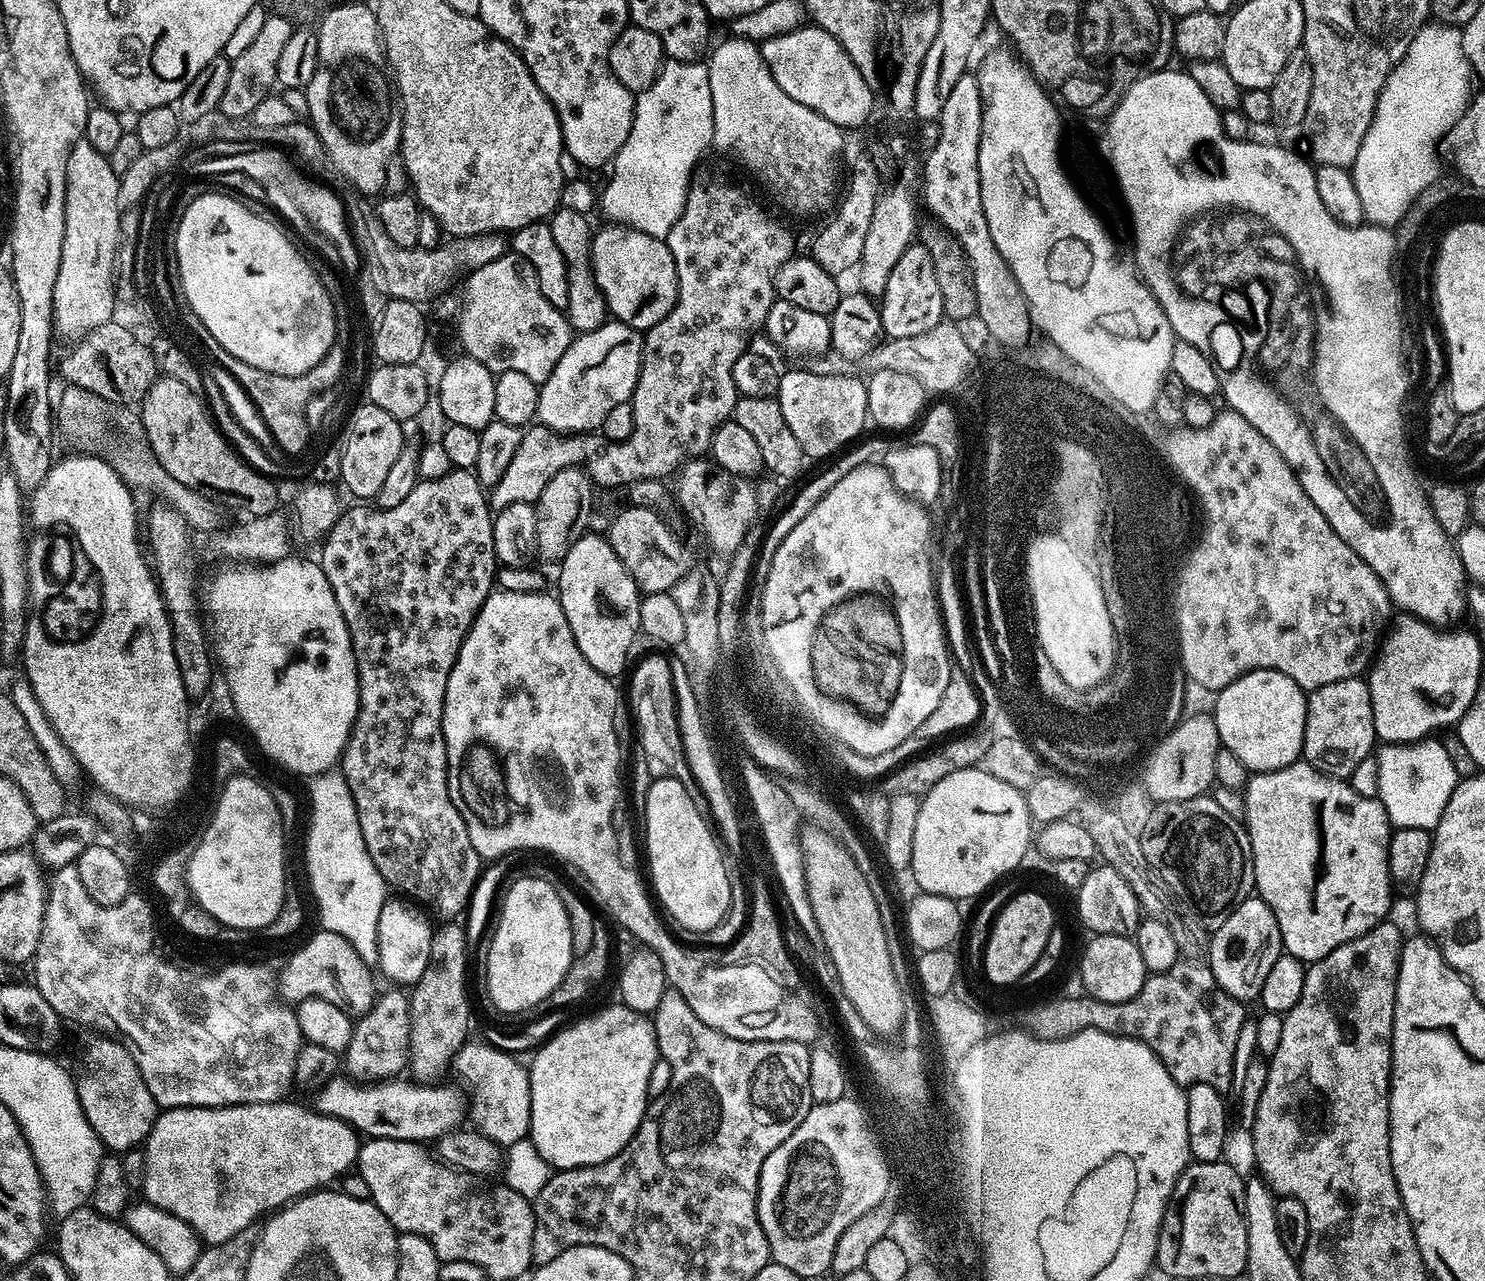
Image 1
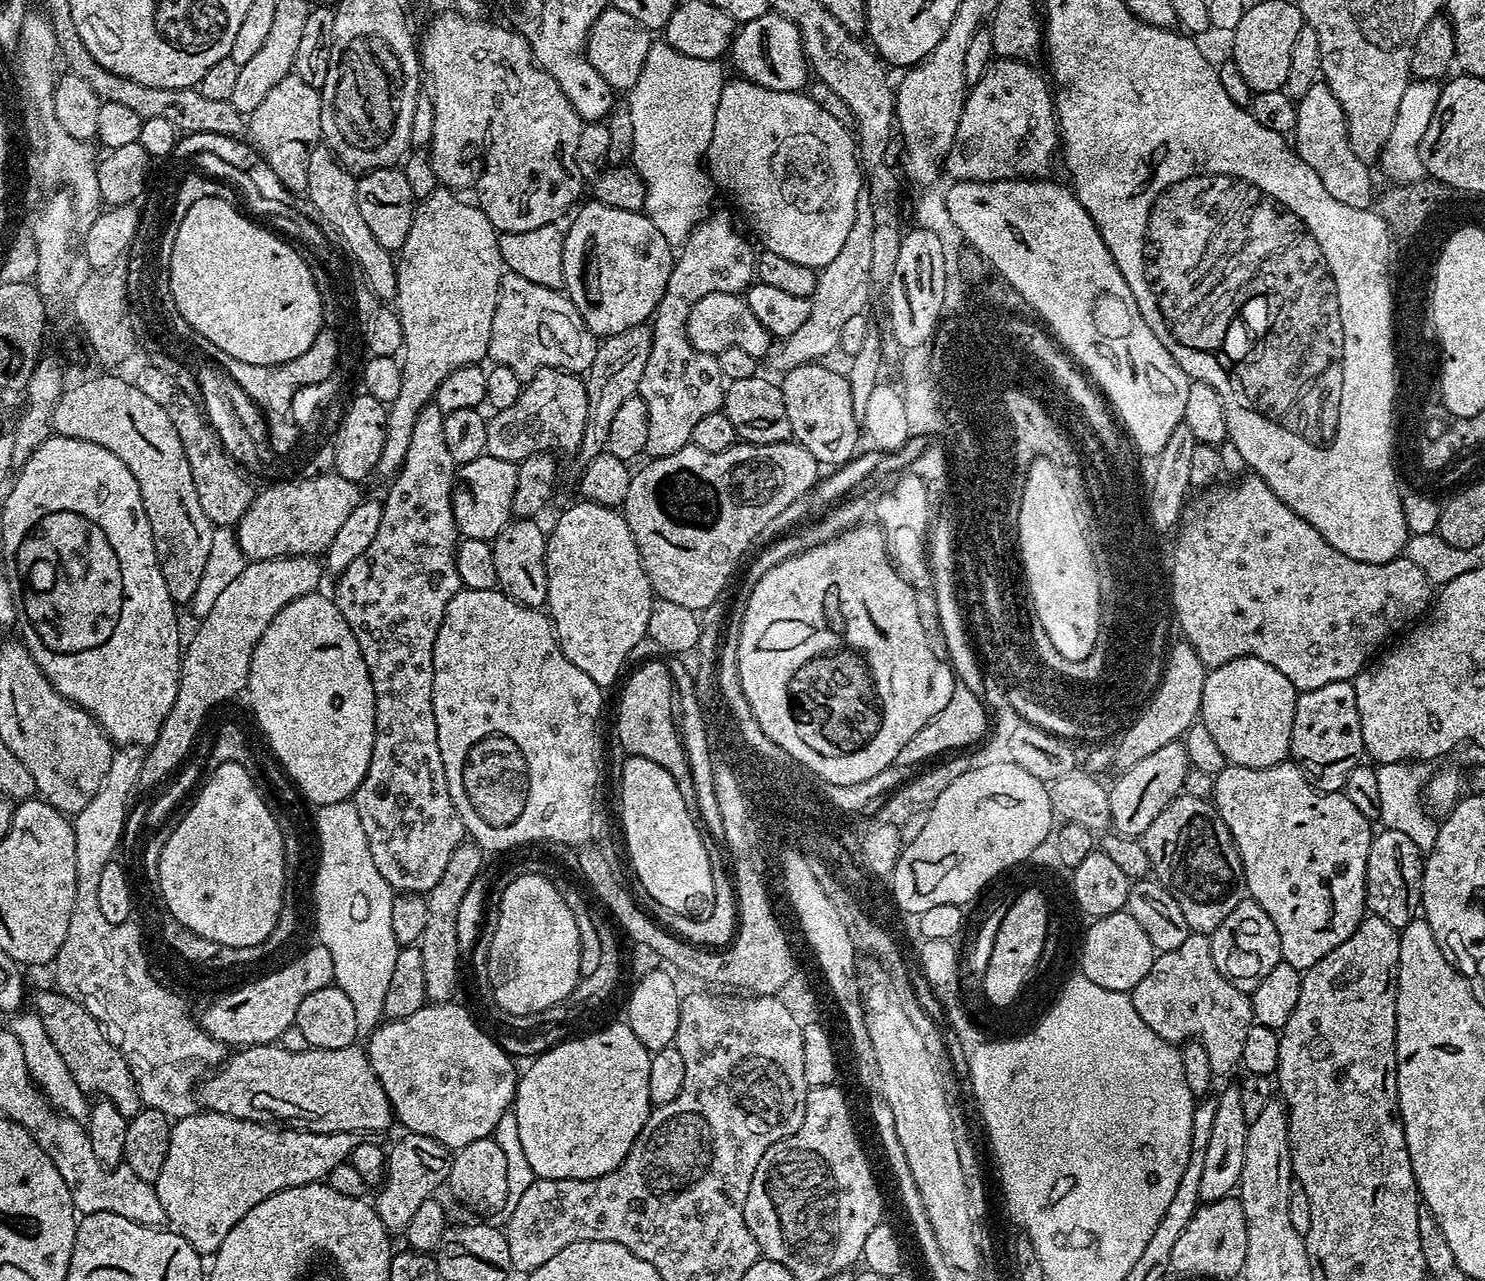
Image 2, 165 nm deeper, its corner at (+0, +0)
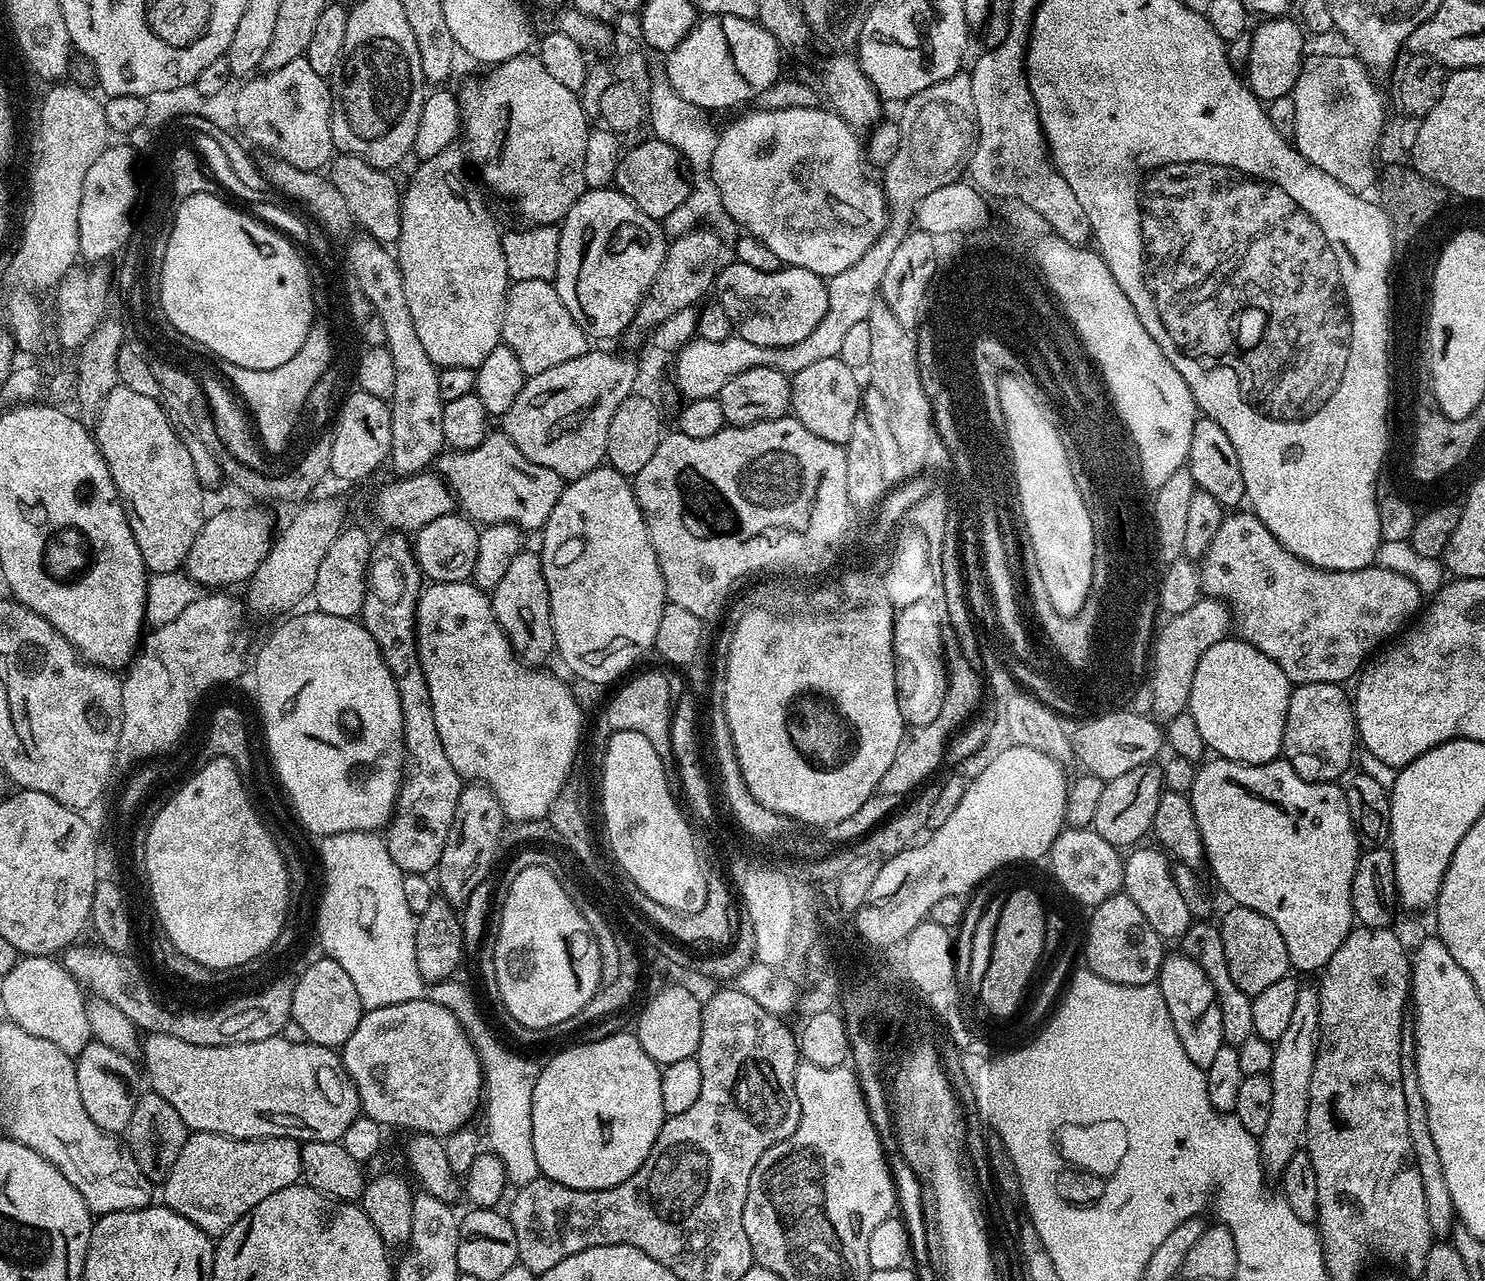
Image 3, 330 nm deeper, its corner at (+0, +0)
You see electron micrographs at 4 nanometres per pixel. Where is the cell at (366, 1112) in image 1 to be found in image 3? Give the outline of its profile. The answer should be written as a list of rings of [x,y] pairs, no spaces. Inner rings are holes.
[[[152,1032],[149,1040],[142,1044],[144,1062],[148,1070],[146,1078],[152,1082],[151,1091],[158,1093],[174,1110],[178,1110],[178,1118],[192,1132],[213,1132],[219,1136],[229,1136],[235,1140],[267,1140],[277,1136],[286,1136],[297,1142],[340,1142],[343,1141],[346,1130],[350,1130],[350,1122],[361,1115],[360,1095],[344,1065],[343,1055],[337,1049],[318,1046],[317,1044],[295,1044],[284,1040],[282,1035],[266,1038],[262,1042],[246,1042],[245,1044],[223,1044],[222,1046],[194,1046],[194,1042],[182,1042],[182,1038],[174,1038],[165,1032]]]

